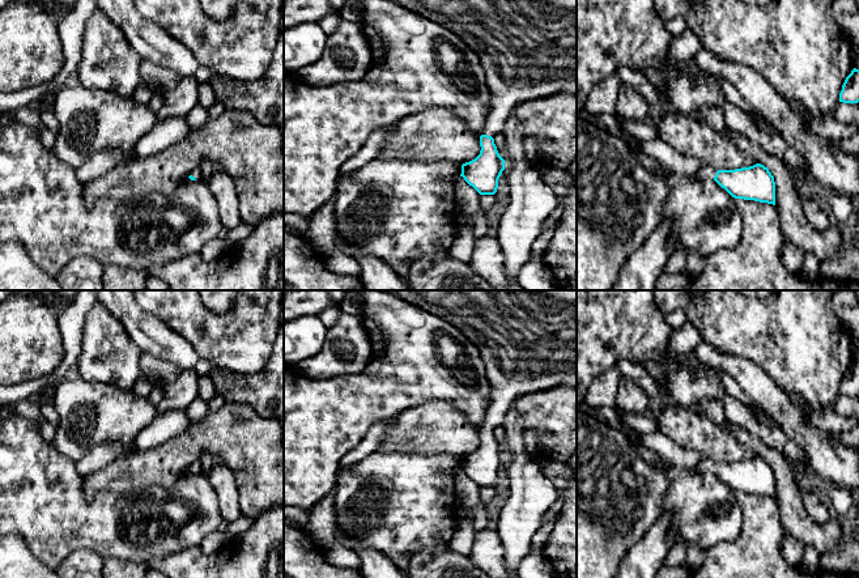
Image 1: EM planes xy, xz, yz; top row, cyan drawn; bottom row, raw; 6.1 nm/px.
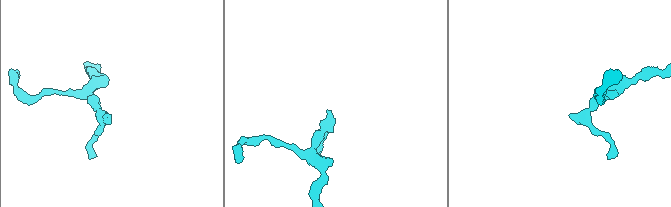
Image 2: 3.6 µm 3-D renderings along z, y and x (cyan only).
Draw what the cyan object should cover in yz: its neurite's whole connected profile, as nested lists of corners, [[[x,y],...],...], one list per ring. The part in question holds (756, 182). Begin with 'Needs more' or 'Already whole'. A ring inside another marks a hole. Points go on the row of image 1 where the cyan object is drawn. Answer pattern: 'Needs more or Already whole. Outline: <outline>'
Needs more. Outline: [[[761,163],[735,170],[718,170],[710,166],[701,167],[694,177],[699,180],[715,180],[732,197],[754,200],[775,205],[774,177]]]

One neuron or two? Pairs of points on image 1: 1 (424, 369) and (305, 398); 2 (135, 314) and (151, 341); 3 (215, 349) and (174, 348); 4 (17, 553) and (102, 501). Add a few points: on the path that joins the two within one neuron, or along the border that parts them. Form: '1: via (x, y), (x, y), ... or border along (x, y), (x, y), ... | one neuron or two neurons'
1: via (404, 386), (387, 386), (370, 398), (337, 398) | one neuron
2: via (136, 321), (151, 335) | one neuron
3: border along (170, 327), (191, 344), (200, 358) | two neurons
4: border along (13, 534), (18, 535), (45, 564) | two neurons

